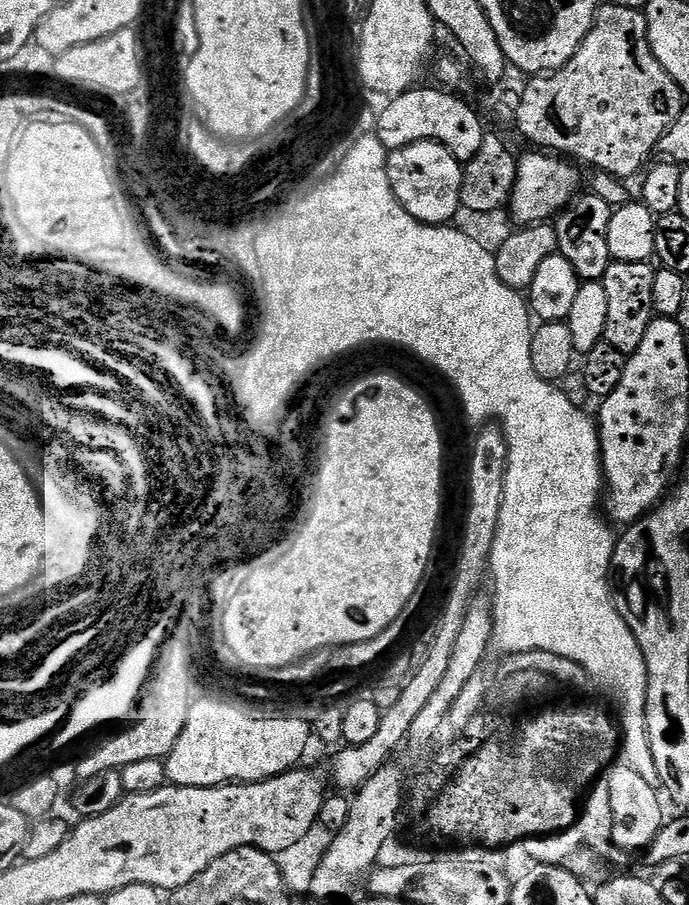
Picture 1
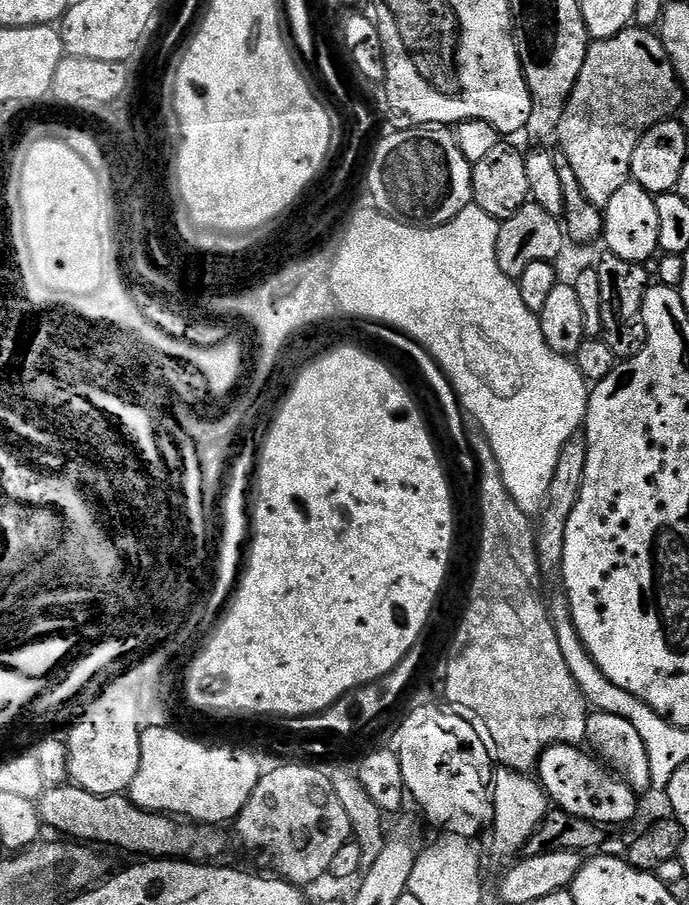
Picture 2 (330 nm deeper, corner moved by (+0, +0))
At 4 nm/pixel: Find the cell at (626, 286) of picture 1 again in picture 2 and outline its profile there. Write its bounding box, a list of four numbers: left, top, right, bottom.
[595,254,650,360]

